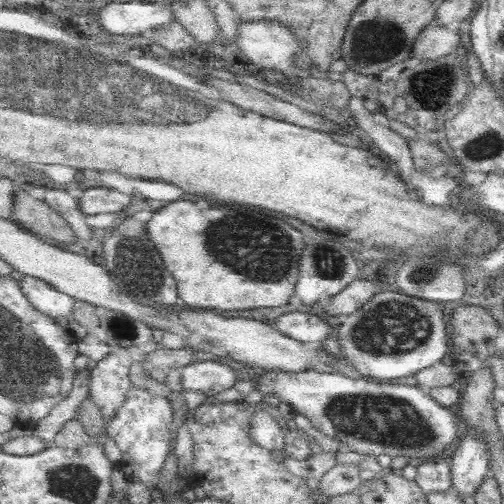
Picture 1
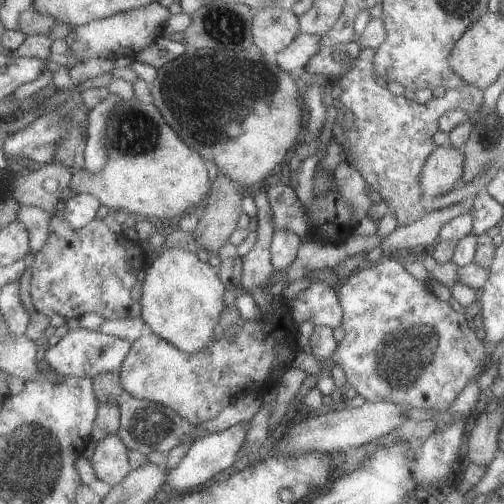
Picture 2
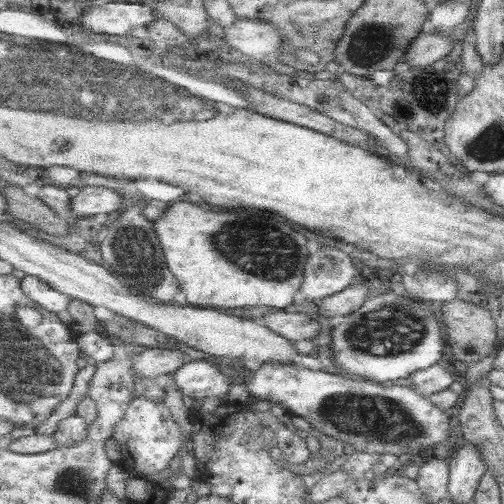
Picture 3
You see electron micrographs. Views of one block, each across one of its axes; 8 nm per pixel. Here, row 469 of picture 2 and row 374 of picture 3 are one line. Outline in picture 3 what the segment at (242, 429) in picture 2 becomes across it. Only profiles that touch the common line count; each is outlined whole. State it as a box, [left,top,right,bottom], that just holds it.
[175,360,233,400]

